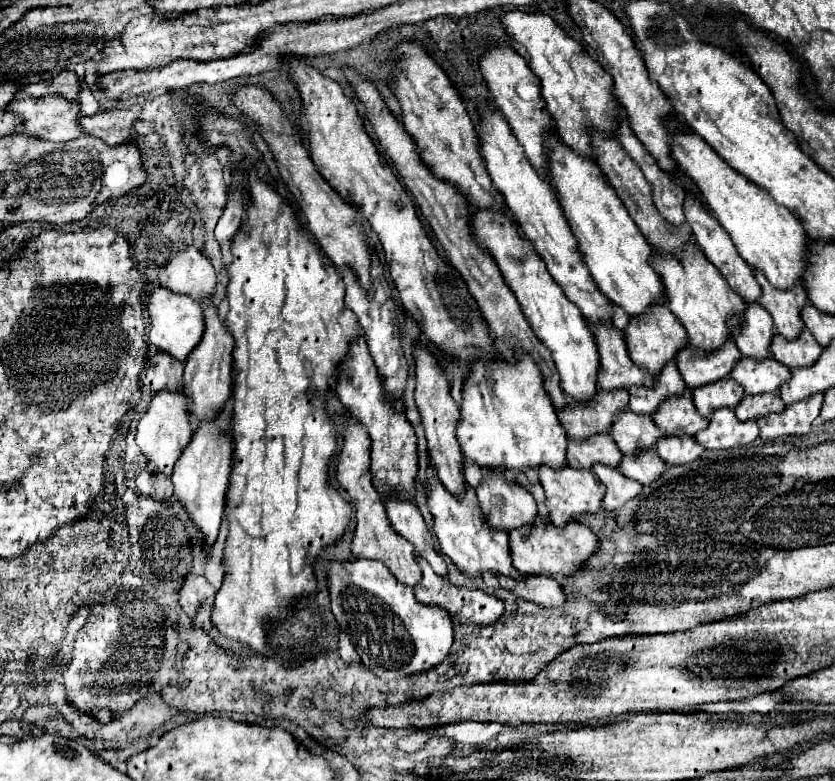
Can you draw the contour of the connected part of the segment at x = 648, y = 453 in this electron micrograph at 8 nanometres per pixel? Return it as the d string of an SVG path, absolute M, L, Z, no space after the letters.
M645 450L643 454L637 454L635 458L623 456L623 462L619 468L627 478L643 486L651 486L655 480L659 480L667 472L667 464L657 456L655 450Z

